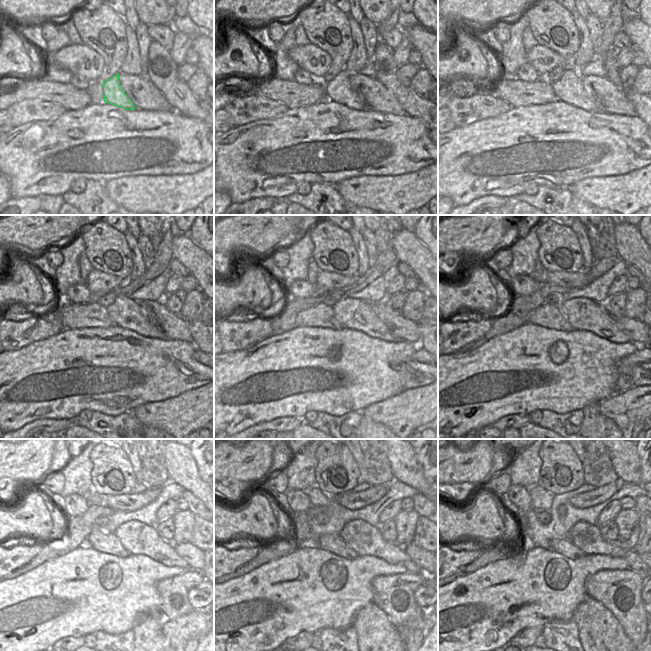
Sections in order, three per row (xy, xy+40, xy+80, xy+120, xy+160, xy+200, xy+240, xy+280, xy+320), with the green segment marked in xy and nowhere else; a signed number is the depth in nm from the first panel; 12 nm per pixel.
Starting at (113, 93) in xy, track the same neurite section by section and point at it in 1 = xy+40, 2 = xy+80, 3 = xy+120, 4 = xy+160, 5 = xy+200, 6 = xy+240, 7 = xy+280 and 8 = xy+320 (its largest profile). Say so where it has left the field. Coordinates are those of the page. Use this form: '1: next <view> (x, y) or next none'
1: next xy+40 (339, 90)
2: next xy+80 (569, 88)
3: next xy+120 (124, 312)
4: next xy+160 (355, 314)
5: next xy+200 (583, 314)
6: next xy+240 (137, 538)
7: next xy+280 (363, 538)
8: next xy+320 (585, 536)

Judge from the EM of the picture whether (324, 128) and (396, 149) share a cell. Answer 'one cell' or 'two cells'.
one cell

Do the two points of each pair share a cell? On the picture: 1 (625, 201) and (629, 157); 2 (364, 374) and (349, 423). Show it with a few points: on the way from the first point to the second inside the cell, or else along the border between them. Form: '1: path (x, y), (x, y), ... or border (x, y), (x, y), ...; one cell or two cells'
1: border (640, 168), (623, 174), (605, 176); two cells
2: border (360, 411), (349, 411), (342, 415), (330, 415); two cells

